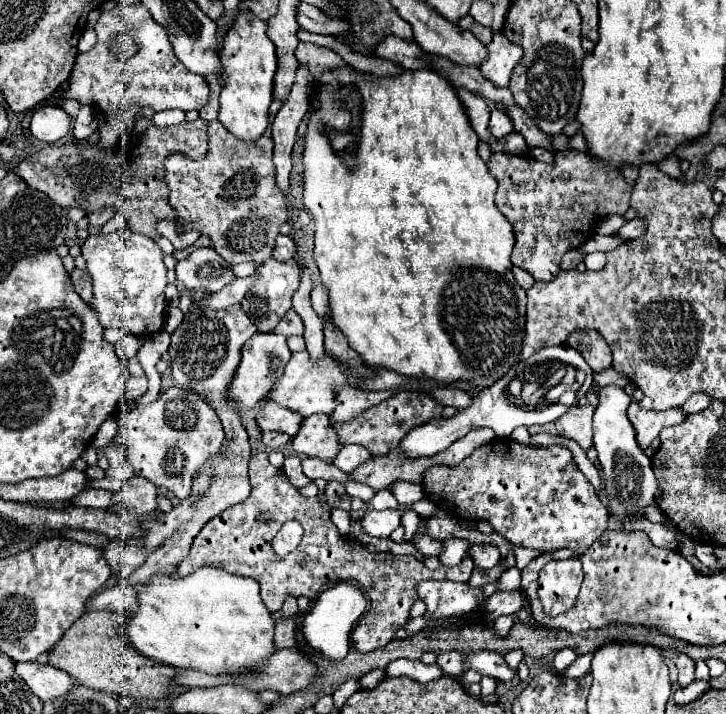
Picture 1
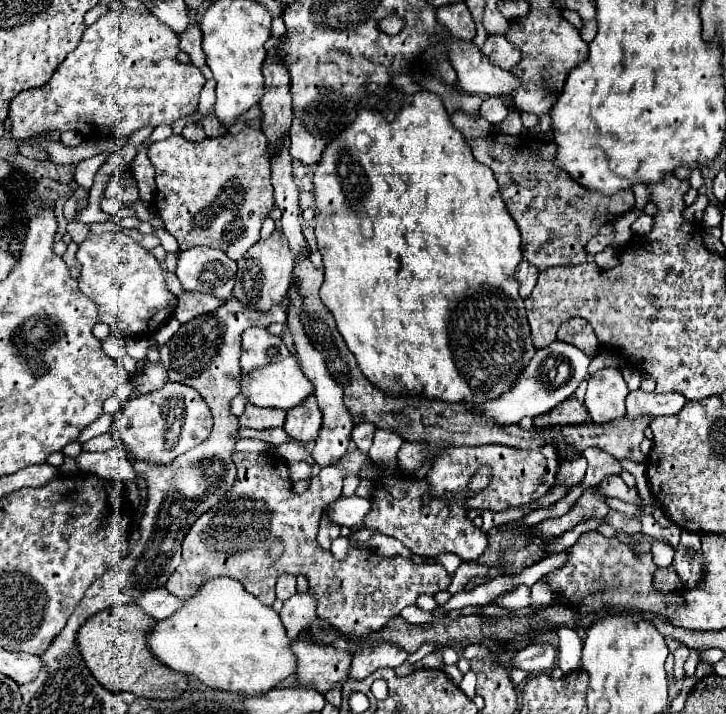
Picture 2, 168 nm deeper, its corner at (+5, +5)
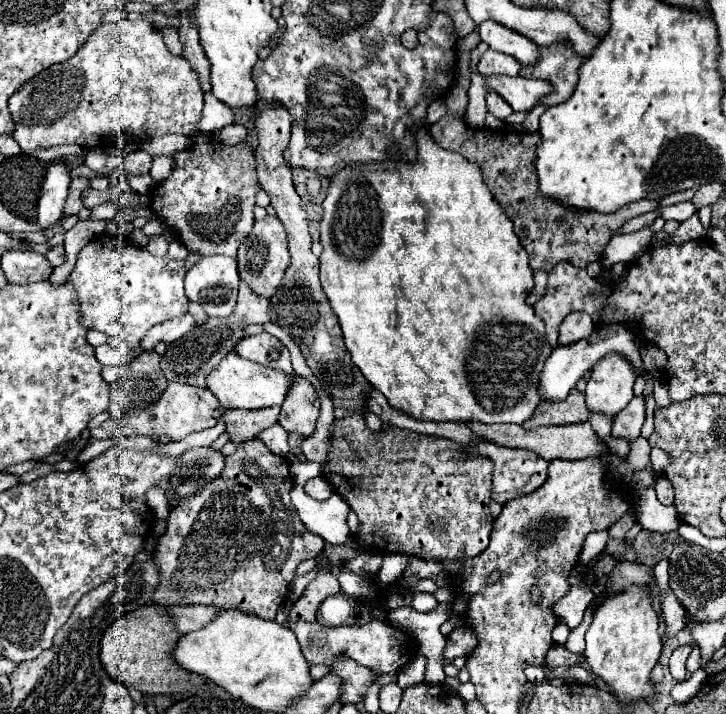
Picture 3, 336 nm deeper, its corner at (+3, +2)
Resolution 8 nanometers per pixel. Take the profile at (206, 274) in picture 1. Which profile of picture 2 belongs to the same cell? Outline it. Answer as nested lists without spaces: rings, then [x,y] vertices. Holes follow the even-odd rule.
[[[194,247],[180,253],[176,275],[186,291],[214,293],[226,301],[232,297],[236,263],[220,249]]]

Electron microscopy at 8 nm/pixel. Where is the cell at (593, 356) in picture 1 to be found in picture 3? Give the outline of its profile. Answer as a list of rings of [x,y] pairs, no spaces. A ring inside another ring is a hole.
[[[572,312],[560,324],[558,342],[560,344],[572,344],[576,340],[582,340],[582,338],[590,336],[592,330],[594,330],[594,322],[586,312]]]

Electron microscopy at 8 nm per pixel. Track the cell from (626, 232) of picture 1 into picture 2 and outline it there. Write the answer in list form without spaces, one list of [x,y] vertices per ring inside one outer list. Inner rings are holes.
[[[646,213],[638,215],[638,219],[632,223],[632,233],[636,233],[636,235],[646,235],[646,233],[650,233],[650,229],[652,229],[652,217]]]

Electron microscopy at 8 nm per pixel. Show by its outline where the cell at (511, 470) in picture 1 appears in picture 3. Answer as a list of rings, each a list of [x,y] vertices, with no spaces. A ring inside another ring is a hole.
[[[482,442],[476,446],[470,446],[472,452],[480,454],[480,456],[488,456],[494,462],[494,470],[492,470],[492,500],[506,504],[512,498],[524,496],[528,492],[534,492],[536,488],[540,488],[540,484],[546,482],[548,478],[548,462],[544,458],[540,458],[536,452],[532,450],[524,450],[524,448],[506,448],[506,446],[496,446],[492,442]]]

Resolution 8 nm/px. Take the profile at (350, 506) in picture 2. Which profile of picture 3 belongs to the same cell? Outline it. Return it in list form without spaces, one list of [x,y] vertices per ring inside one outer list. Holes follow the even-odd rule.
[[[298,484],[292,488],[290,496],[308,532],[318,534],[324,542],[330,544],[344,544],[348,540],[350,528],[346,524],[346,516],[350,512],[350,506],[346,500],[342,500],[342,496],[336,496],[334,492],[328,500],[318,502],[310,498]]]

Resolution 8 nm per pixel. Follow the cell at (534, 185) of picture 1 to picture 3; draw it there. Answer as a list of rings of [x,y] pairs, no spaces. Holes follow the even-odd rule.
[[[456,114],[442,116],[436,124],[430,126],[432,138],[446,150],[462,154],[468,162],[480,166],[484,184],[498,200],[506,216],[514,222],[514,232],[520,238],[520,244],[530,256],[532,270],[552,270],[560,262],[570,262],[576,268],[586,268],[590,262],[602,258],[606,244],[622,228],[624,222],[656,210],[656,200],[638,200],[630,202],[624,208],[612,214],[598,212],[572,212],[570,208],[544,198],[538,190],[536,176],[536,144],[540,140],[538,132],[516,132],[516,130],[492,130],[492,128],[472,128],[464,118]]]

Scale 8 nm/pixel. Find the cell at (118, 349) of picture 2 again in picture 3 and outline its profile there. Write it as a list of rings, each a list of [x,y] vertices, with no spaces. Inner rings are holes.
[[[102,344],[102,346],[96,346],[94,348],[94,354],[98,358],[100,364],[124,364],[126,362],[126,354],[112,348],[110,344]]]

